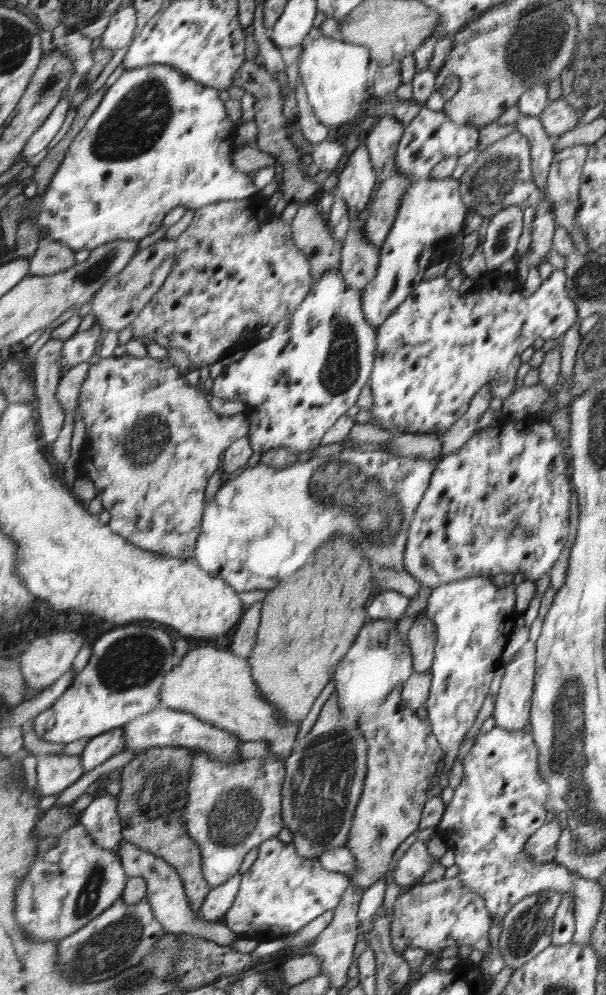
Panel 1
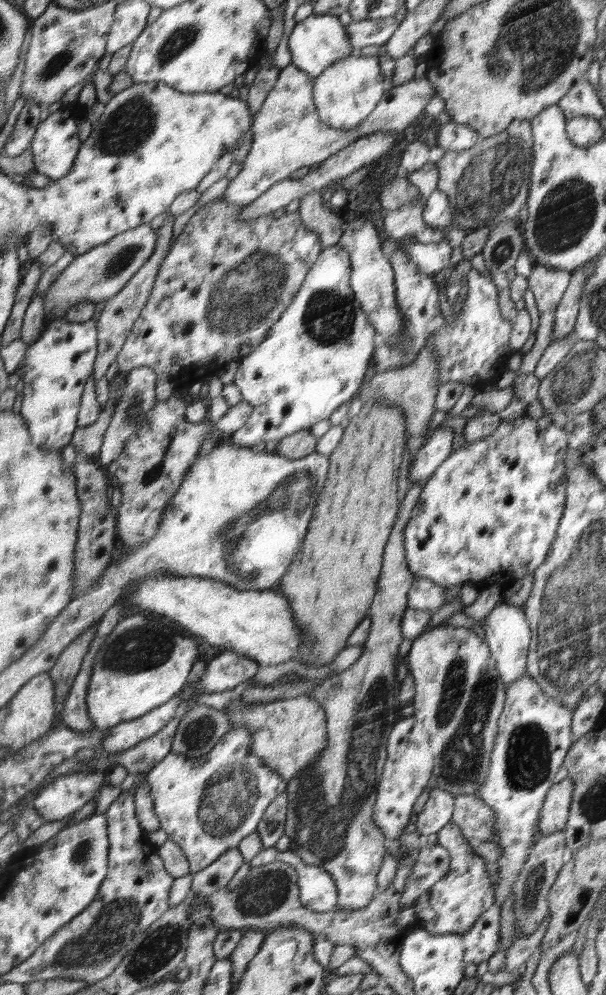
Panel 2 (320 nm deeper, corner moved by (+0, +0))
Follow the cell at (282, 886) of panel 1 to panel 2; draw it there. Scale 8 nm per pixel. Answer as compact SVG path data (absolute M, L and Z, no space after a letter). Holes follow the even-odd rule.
M276 847L263 849L255 858L248 861L251 867L262 867L268 863L286 863L294 867L298 873L299 902L304 908L316 911L326 912L333 910L337 904L338 892L337 884L333 880L332 874L320 869L317 866L306 864L297 853L286 850L281 852Z

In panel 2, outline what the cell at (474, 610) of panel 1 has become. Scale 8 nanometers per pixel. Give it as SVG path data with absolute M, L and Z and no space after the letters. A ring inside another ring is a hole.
M430 579L414 580L413 586L408 592L409 609L426 610L430 614L435 614L446 602L461 602L458 597L446 595L443 589L442 585L436 584Z

